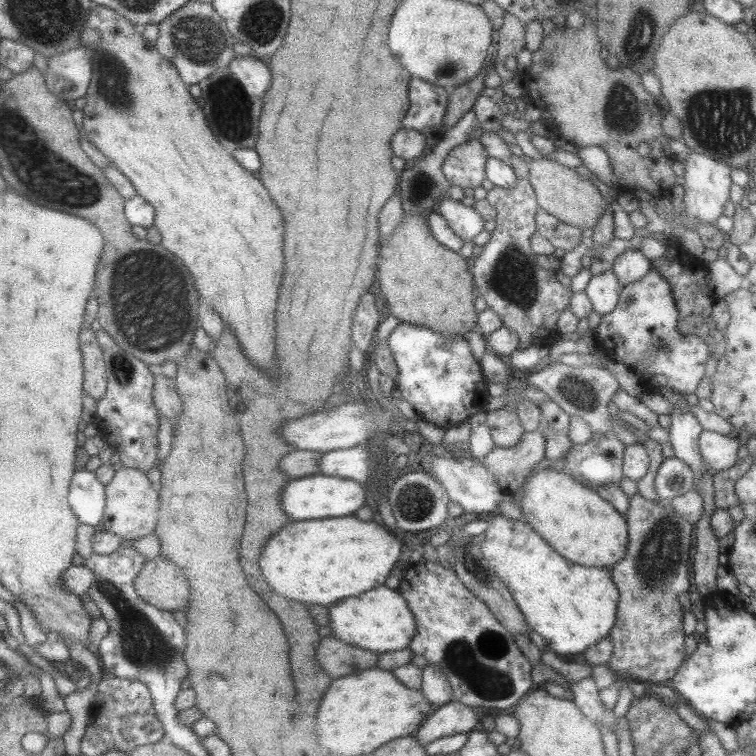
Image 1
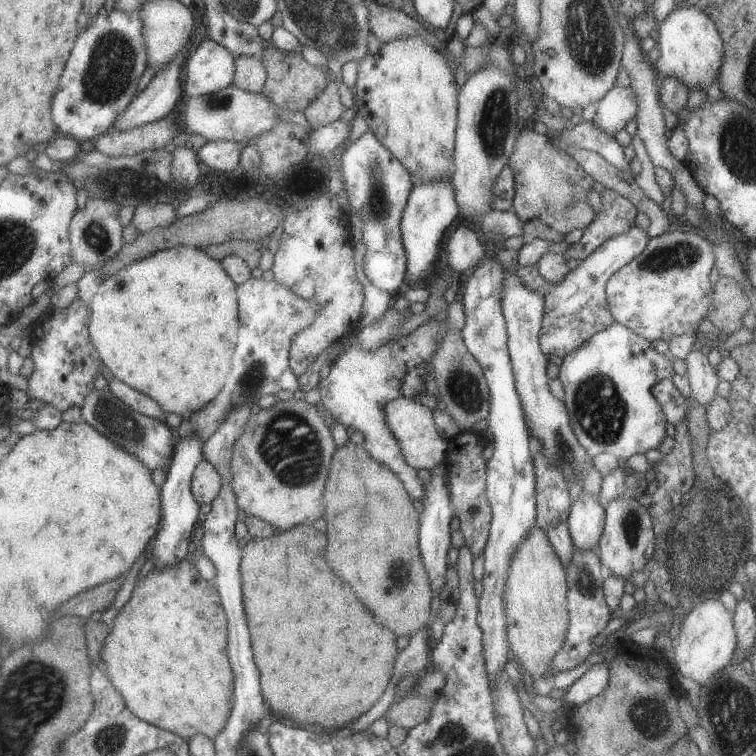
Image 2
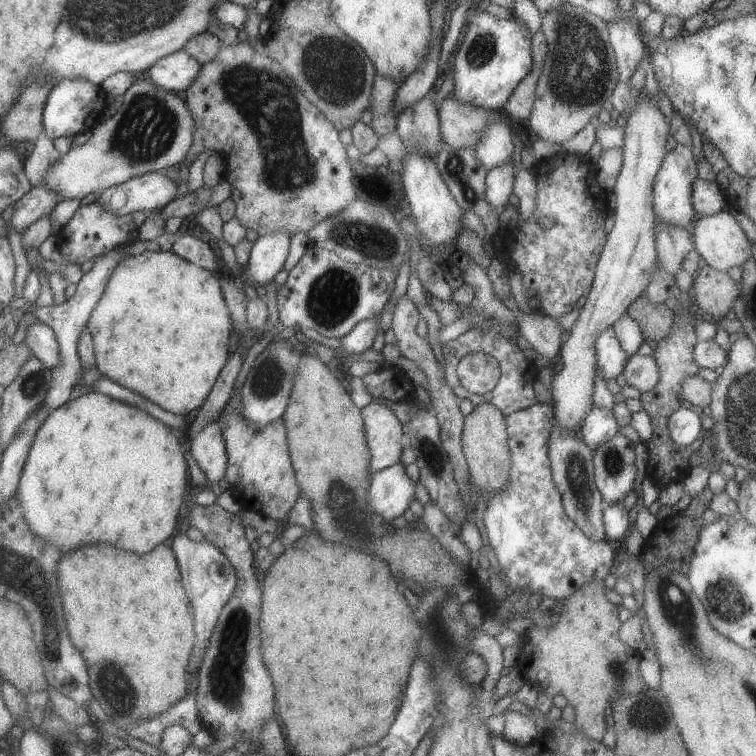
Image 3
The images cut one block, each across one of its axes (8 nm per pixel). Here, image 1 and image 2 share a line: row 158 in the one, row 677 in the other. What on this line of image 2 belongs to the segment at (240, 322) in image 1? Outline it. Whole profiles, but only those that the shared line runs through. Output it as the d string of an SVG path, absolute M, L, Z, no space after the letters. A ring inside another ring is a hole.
M187 558L180 560L174 566L164 568L164 570L162 568L160 570L154 568L146 577L136 582L132 596L120 608L120 612L114 618L111 624L111 631L108 633L102 646L102 652L100 652L100 658L103 660L102 669L106 672L106 676L112 682L114 688L122 694L121 699L124 700L126 708L134 716L138 716L140 720L172 732L185 741L188 741L194 734L198 734L198 732L213 740L216 738L216 734L226 726L226 720L228 720L230 710L232 710L232 696L234 696L232 694L234 674L232 674L232 668L230 668L230 662L228 662L228 656L226 656L226 646L228 646L226 644L226 634L228 634L228 620L226 620L226 614L224 614L224 608L222 608L218 590L216 590L213 582L207 582L200 576L196 566L191 562L190 558Z

